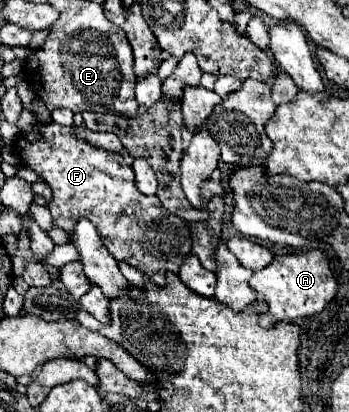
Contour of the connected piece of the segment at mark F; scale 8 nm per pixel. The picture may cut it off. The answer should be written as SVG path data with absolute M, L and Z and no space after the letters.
M37 123L35 129L27 135L19 135L17 149L21 161L31 167L53 191L53 203L49 207L53 223L73 235L73 229L79 219L89 219L99 231L107 251L115 261L123 261L141 273L145 273L155 285L165 283L165 273L179 273L183 257L191 253L193 239L189 221L169 213L159 205L155 195L143 195L135 187L133 169L125 165L123 157L97 149L85 141L75 139L73 127L51 125L45 127Z

